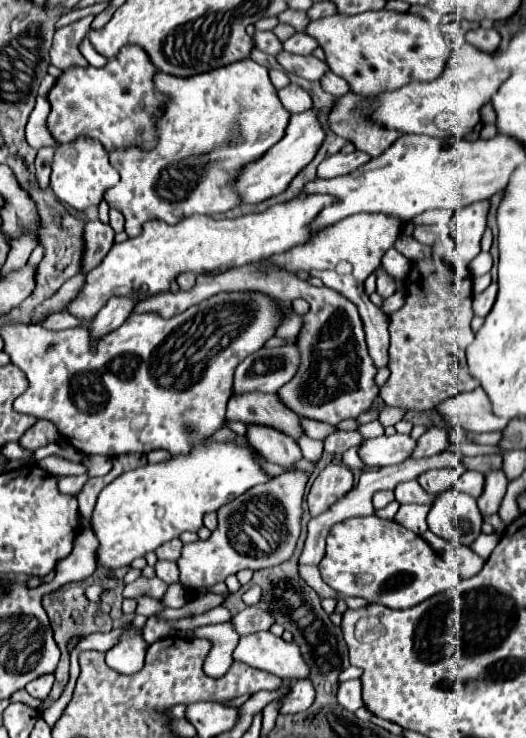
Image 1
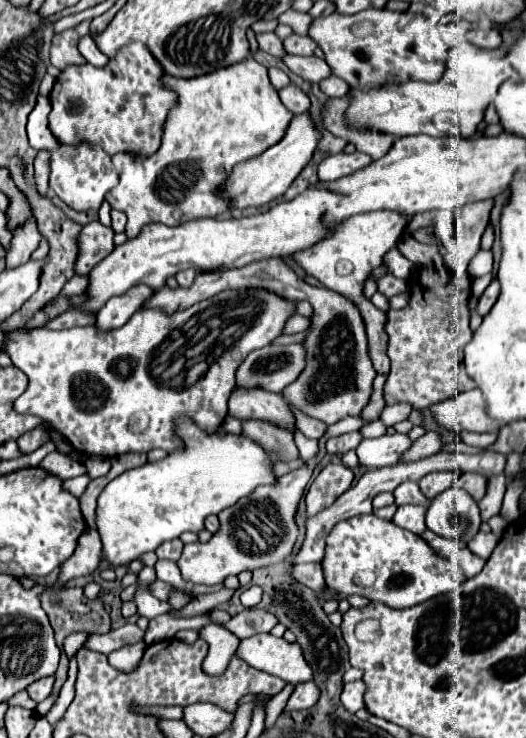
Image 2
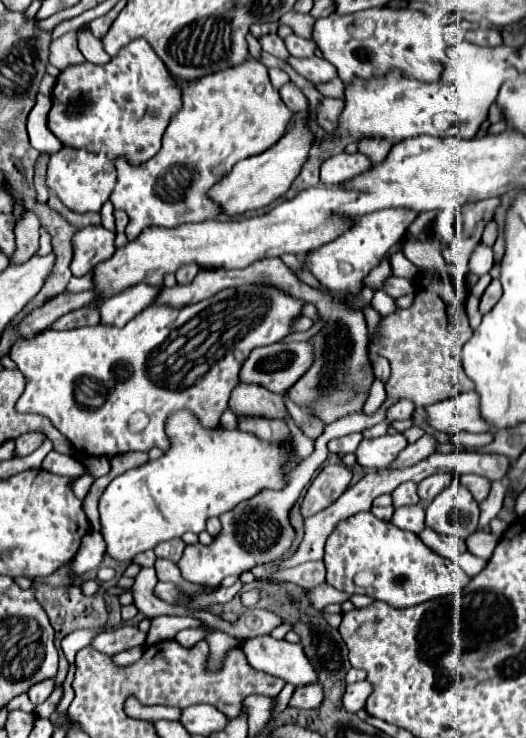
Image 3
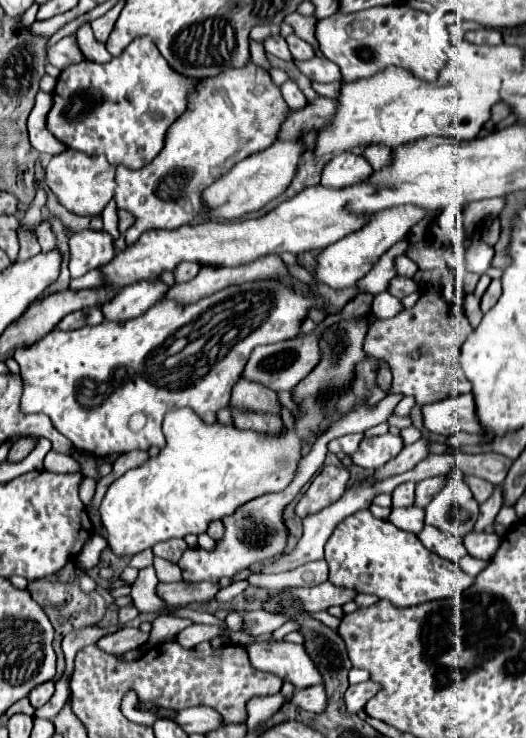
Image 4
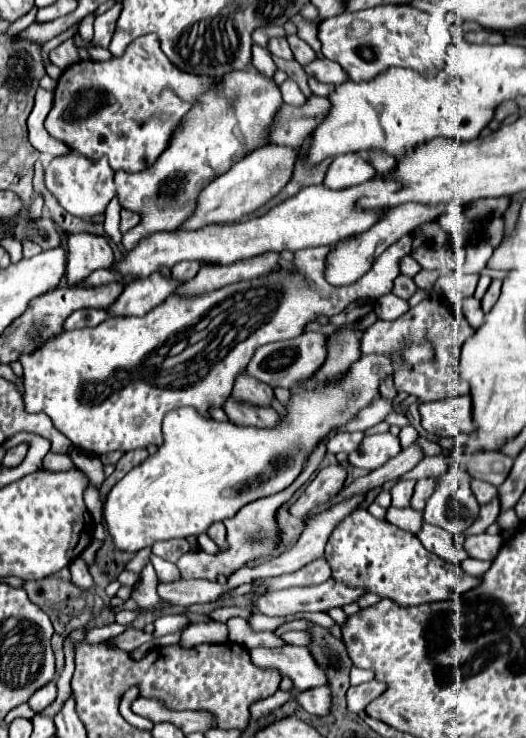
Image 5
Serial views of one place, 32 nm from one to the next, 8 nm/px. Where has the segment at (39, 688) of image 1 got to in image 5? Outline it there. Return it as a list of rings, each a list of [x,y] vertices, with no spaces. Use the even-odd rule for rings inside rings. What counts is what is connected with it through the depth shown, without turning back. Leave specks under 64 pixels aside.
[[[50,682],[50,684],[46,684],[44,688],[40,688],[40,690],[28,700],[28,704],[30,704],[30,708],[38,714],[38,712],[42,712],[44,708],[48,708],[48,706],[56,700],[56,696],[58,696],[56,682]]]

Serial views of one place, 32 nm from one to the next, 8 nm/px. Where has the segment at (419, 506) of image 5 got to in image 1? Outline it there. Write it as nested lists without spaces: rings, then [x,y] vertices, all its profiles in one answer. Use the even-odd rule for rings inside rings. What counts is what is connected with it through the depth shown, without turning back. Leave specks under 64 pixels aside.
[[[456,466],[456,468],[440,468],[440,470],[430,470],[426,474],[422,474],[418,478],[418,484],[430,492],[430,494],[442,494],[444,490],[448,490],[456,480],[458,476],[464,472],[462,466]]]

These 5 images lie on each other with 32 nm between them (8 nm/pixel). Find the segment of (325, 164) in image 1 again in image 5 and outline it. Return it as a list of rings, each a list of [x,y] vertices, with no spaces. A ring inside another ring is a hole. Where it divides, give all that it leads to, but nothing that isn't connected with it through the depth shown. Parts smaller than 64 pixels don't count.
[[[344,154],[332,160],[324,184],[328,188],[342,190],[342,188],[350,188],[372,178],[376,178],[376,170],[366,160],[362,160],[356,154]]]

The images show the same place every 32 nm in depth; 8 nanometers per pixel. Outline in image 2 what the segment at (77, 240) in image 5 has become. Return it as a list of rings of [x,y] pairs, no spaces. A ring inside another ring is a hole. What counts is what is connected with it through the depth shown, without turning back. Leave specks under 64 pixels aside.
[[[90,222],[80,230],[78,244],[80,252],[76,256],[76,274],[86,276],[100,260],[104,260],[104,256],[112,252],[114,232],[100,222]]]

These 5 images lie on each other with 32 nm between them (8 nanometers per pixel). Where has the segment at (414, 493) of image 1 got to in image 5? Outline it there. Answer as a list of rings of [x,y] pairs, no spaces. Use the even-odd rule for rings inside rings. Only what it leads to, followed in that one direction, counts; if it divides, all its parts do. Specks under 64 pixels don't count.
[[[400,480],[392,486],[390,494],[392,494],[392,506],[396,508],[406,508],[410,504],[412,498],[412,490],[414,490],[414,480]]]

